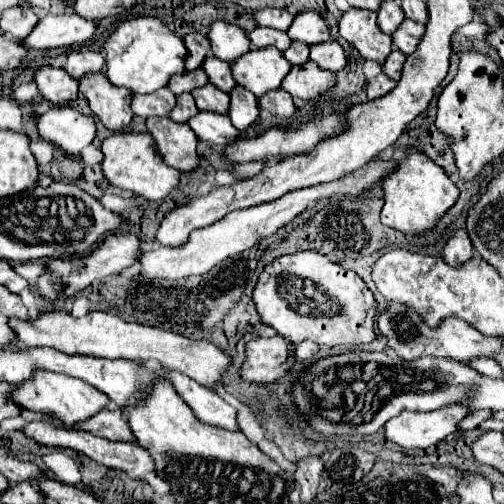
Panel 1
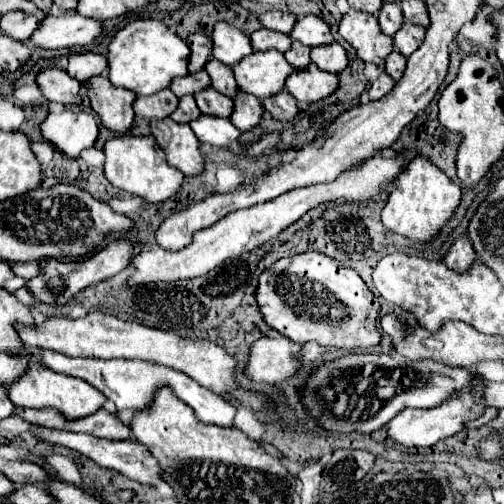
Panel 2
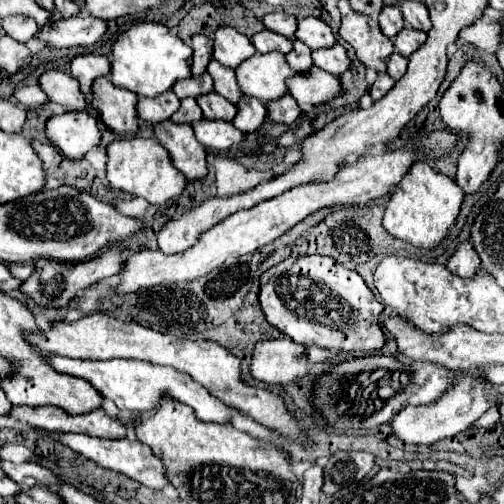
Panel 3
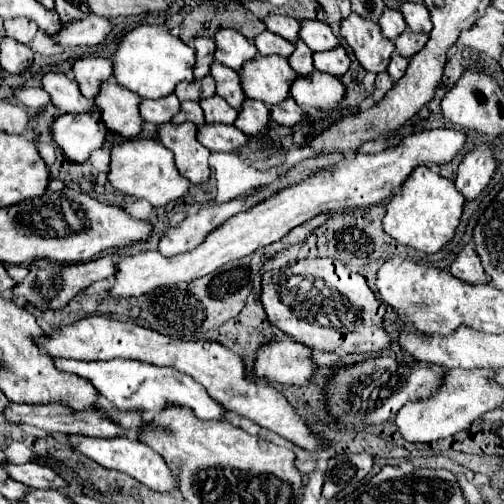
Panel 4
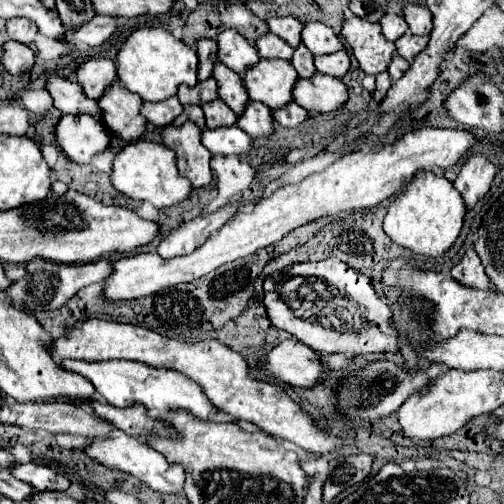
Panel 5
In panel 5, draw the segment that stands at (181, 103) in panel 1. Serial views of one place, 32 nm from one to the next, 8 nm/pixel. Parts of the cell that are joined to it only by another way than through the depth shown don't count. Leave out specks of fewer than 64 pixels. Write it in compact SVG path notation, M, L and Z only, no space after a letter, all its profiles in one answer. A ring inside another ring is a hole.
M190 104L190 106L184 106L184 112L172 122L176 128L178 126L182 126L184 122L194 122L196 126L200 126L200 128L206 128L206 124L204 124L204 112L202 112L202 108L200 106L196 106L196 104Z

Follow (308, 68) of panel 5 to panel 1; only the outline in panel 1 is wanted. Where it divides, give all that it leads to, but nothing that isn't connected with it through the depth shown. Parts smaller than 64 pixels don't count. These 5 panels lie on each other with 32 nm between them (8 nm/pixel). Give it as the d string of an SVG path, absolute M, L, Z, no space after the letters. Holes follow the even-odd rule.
M292 42L292 46L284 52L284 58L292 64L292 66L304 66L308 62L308 46L300 44L300 42Z

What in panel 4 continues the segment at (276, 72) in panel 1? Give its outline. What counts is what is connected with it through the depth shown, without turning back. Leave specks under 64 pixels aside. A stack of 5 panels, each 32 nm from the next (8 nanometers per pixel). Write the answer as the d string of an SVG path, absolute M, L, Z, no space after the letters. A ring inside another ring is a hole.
M256 56L248 68L240 74L244 92L252 100L260 100L268 106L276 106L290 96L290 84L296 72L292 72L288 60L282 56Z

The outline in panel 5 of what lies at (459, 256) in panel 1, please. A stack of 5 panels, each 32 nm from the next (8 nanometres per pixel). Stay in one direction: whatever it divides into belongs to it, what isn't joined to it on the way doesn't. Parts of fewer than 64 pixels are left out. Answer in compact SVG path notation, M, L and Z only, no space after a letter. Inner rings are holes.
M470 248L464 258L452 268L452 278L468 288L484 288L484 290L492 290L492 284L480 264L478 254Z

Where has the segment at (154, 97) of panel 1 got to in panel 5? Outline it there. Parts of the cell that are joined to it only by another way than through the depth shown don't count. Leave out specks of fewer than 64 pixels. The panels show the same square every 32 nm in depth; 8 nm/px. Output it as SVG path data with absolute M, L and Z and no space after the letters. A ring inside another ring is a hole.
M172 96L172 100L164 100L160 104L144 104L142 106L142 114L146 116L146 120L158 128L164 128L168 124L172 124L172 120L176 116L182 114L182 104L178 102L176 96Z

